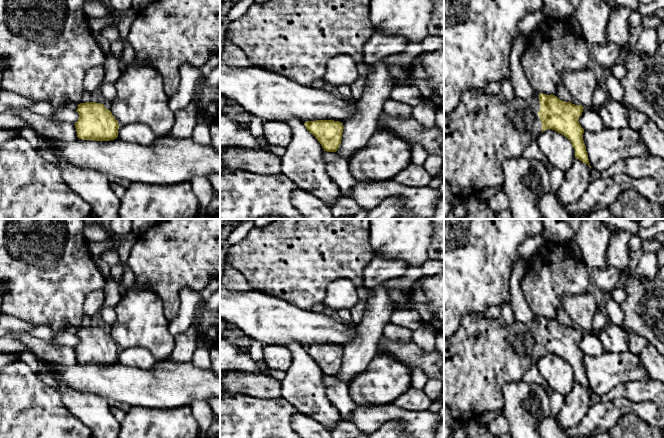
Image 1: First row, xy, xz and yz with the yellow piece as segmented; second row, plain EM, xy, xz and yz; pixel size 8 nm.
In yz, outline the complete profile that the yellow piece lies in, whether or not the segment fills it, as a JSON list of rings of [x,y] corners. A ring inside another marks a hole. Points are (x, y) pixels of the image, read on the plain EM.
[[[483,313],[464,315],[458,330],[452,336],[444,338],[444,404],[450,409],[453,419],[461,424],[477,420],[486,412],[502,410],[503,386],[509,382],[519,381],[532,363],[547,353],[555,354],[568,362],[575,373],[575,382],[591,392],[583,365],[584,353],[578,345],[583,333],[581,329],[562,325],[553,318],[535,316],[527,323],[515,321],[508,324],[502,316],[492,318]]]

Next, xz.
[[[334,344],[307,345],[307,354],[319,365],[324,375],[336,376],[341,368],[343,347]]]

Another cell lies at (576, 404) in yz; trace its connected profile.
[[[575,382],[572,391],[565,396],[564,405],[556,416],[563,428],[577,426],[589,410],[594,400],[588,388]]]

